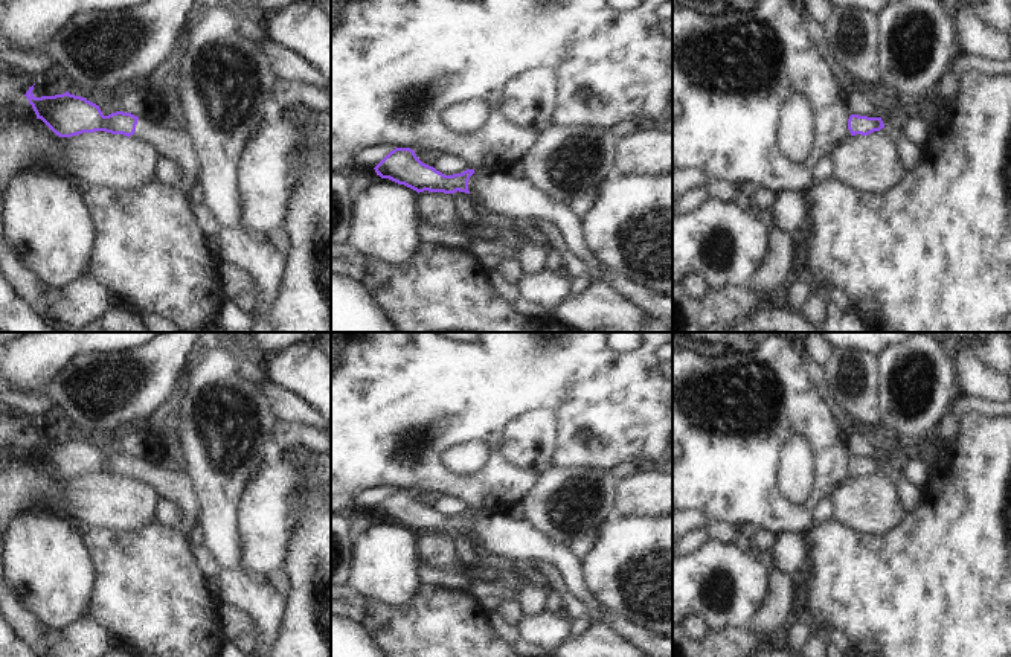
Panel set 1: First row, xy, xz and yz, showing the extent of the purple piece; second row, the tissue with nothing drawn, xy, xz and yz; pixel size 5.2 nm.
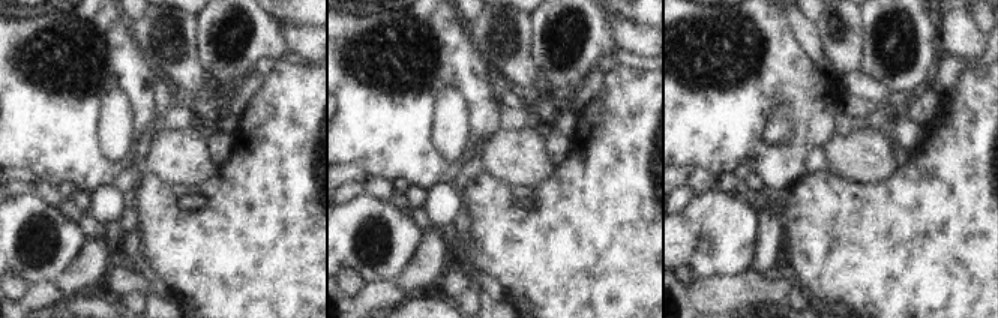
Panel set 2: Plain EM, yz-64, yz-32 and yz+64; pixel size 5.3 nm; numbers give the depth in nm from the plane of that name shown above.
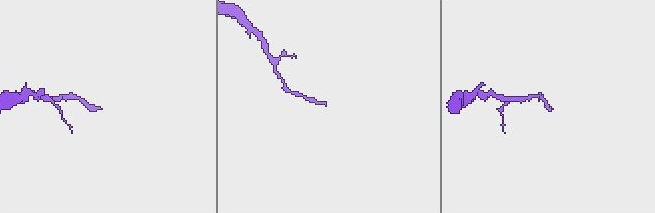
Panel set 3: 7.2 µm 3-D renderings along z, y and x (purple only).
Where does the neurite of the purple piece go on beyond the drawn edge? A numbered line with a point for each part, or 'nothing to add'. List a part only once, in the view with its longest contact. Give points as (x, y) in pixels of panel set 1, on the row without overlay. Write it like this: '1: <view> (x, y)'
1: xy (171, 482)

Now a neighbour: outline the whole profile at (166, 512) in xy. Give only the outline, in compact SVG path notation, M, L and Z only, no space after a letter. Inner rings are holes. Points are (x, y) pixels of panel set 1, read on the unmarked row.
M159 497L152 518L166 527L178 527L180 509L171 500Z

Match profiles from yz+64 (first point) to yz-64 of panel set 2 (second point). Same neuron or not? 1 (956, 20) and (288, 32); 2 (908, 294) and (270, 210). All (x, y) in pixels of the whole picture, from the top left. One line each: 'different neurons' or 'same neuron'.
1: same neuron
2: same neuron

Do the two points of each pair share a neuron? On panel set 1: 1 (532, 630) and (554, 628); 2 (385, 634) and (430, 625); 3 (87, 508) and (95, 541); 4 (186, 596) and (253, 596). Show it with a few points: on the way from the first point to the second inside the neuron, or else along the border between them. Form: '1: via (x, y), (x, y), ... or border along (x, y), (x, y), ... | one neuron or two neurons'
1: via (537, 630), (549, 630) | one neuron
2: via (395, 634), (420, 634) | one neuron
3: border along (81, 531), (104, 528), (127, 532) | two neurons
4: border along (214, 598), (218, 604) | two neurons

